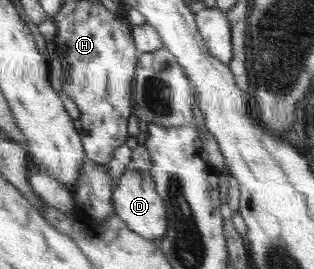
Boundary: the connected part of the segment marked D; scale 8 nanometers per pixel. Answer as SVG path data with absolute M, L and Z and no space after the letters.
M125 169L112 192L114 214L134 233L159 242L167 230L166 208L163 199L154 189L154 180L148 171Z

